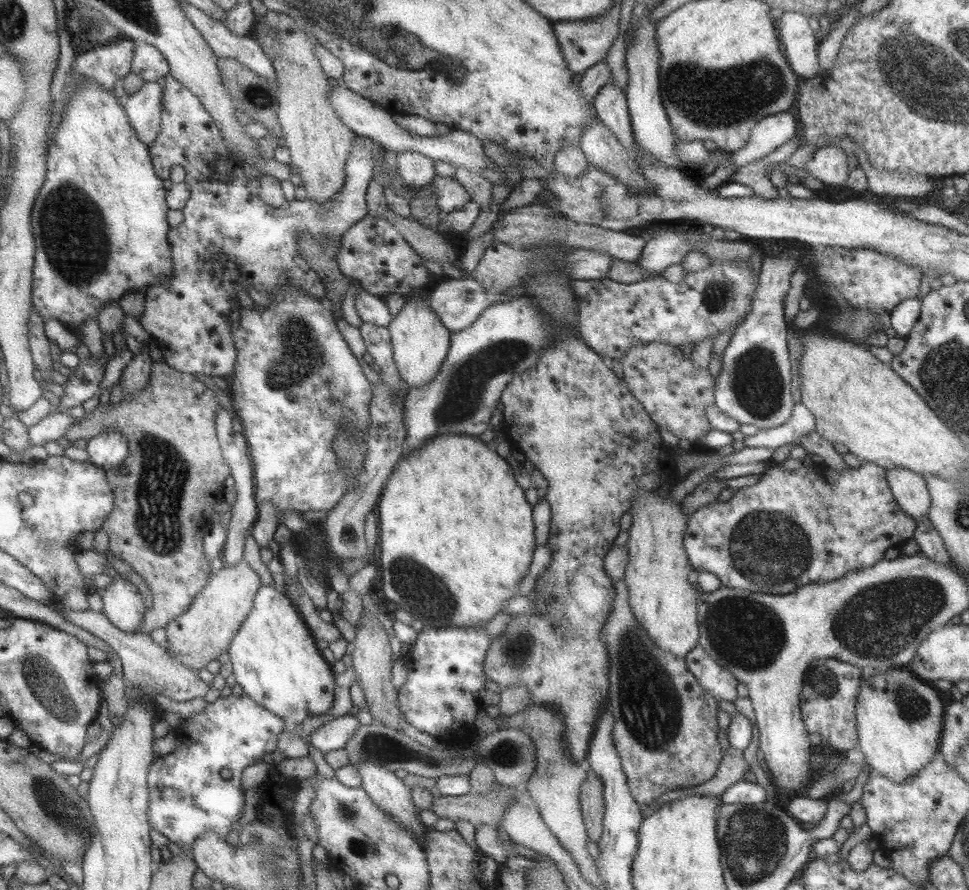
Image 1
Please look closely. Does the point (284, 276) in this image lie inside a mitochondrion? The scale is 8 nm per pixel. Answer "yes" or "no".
yes

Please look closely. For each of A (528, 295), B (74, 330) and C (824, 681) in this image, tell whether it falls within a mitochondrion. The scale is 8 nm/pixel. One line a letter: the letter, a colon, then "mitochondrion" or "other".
A: other
B: other
C: mitochondrion

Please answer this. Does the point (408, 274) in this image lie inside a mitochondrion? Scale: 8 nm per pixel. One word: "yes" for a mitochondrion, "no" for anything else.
yes

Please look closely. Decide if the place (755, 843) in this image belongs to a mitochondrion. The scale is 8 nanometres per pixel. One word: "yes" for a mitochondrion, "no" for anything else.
yes

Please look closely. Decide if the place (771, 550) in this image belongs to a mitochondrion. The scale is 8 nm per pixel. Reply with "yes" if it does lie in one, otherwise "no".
yes

